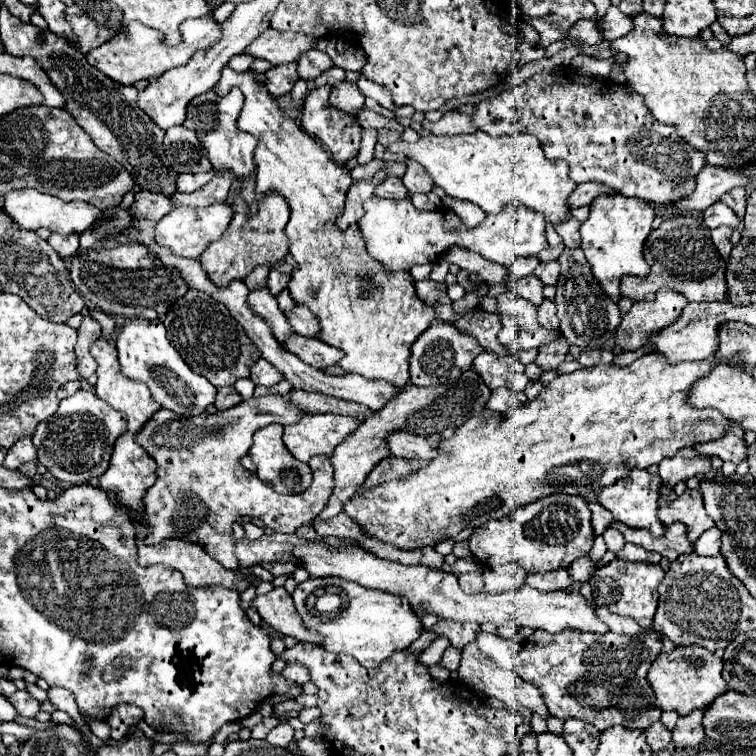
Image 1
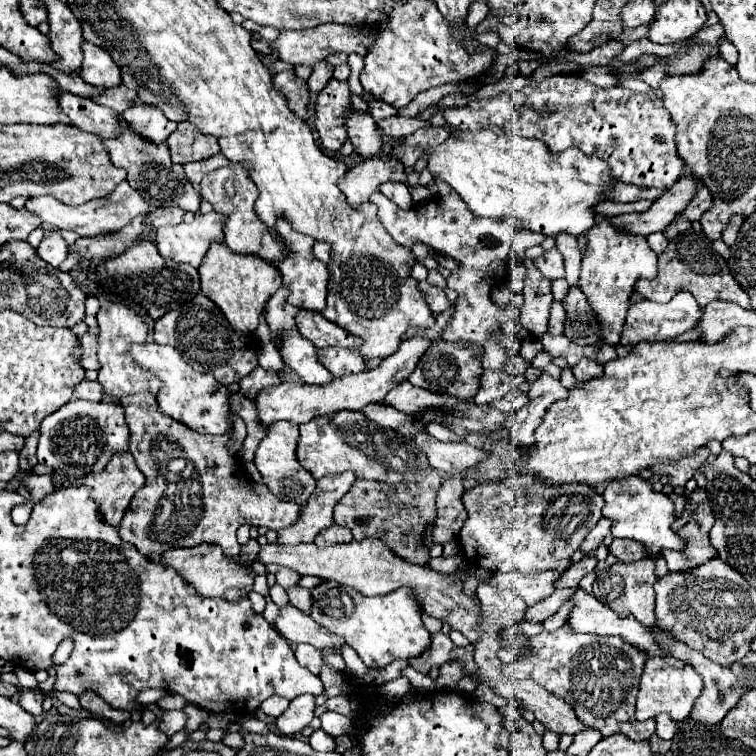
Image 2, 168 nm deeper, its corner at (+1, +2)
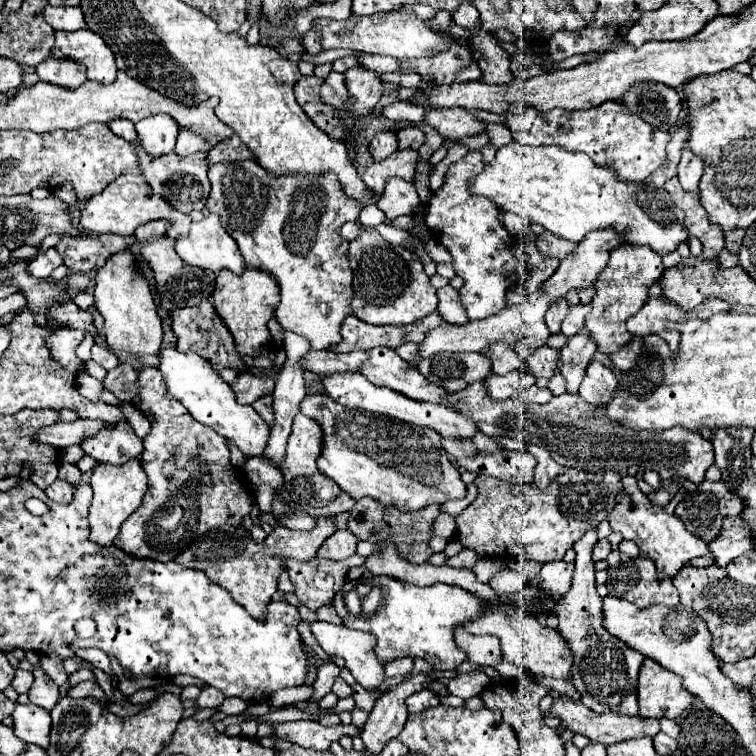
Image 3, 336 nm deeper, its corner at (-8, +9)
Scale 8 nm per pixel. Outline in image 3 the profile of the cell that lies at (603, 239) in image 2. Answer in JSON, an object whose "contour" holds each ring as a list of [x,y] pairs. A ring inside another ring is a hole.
{"contour":[[[621,245],[615,251],[611,251],[607,267],[599,273],[599,279],[593,285],[595,295],[591,301],[591,313],[587,315],[585,323],[585,329],[589,331],[593,343],[597,345],[597,351],[601,351],[603,355],[613,355],[633,341],[633,335],[627,331],[625,321],[647,303],[649,287],[661,277],[663,277],[661,255],[655,255],[655,251],[651,251],[649,247]]]}

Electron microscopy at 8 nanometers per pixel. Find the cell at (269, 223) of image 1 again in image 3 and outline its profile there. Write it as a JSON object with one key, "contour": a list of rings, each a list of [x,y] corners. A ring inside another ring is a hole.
{"contour":[[[245,269],[241,277],[235,277],[231,271],[221,271],[217,275],[217,285],[213,293],[215,311],[221,315],[225,327],[233,335],[235,349],[239,355],[261,355],[261,347],[271,341],[271,333],[267,323],[273,319],[275,305],[279,303],[279,285],[267,277],[263,271]]]}

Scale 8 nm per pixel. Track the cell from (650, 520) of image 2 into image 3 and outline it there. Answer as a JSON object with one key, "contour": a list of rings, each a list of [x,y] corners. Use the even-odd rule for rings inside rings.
{"contour":[[[623,477],[625,491],[619,495],[615,509],[609,513],[609,523],[613,531],[619,531],[623,539],[629,539],[637,543],[637,547],[645,553],[645,557],[653,559],[657,565],[657,577],[659,581],[667,577],[675,577],[691,559],[709,555],[709,545],[701,539],[695,539],[685,527],[683,521],[679,521],[675,515],[667,515],[663,507],[655,507],[647,495],[637,487],[635,477]]]}

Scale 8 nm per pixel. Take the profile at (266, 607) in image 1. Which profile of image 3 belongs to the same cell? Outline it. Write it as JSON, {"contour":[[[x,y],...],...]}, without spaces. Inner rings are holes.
{"contour":[[[325,621],[311,623],[311,631],[313,631],[319,647],[325,653],[339,655],[339,657],[345,659],[345,667],[353,673],[353,677],[357,679],[357,683],[361,687],[373,691],[385,681],[385,669],[383,669],[383,663],[379,663],[379,659],[375,655],[375,637],[371,633],[355,631],[355,629],[341,627],[341,625],[335,625],[335,623],[325,623]]]}

